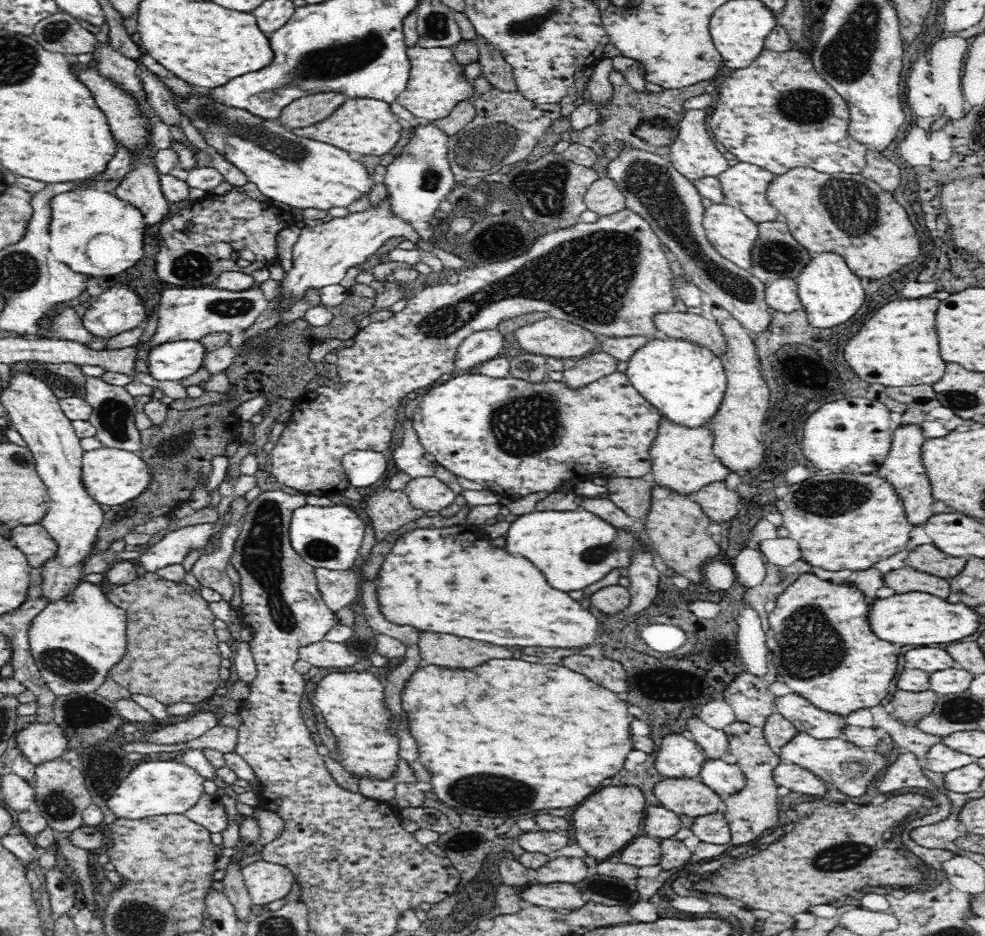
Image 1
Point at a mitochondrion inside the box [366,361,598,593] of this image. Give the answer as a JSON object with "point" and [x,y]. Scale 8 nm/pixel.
{"point":[526,426]}

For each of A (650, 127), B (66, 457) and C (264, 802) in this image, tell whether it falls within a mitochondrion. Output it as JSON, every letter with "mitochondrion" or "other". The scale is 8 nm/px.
{"A":"mitochondrion","B":"other","C":"other"}

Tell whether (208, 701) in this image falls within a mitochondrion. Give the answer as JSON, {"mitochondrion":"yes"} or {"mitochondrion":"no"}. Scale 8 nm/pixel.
{"mitochondrion":"no"}

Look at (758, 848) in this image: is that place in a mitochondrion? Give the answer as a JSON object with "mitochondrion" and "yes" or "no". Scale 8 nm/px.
{"mitochondrion":"no"}

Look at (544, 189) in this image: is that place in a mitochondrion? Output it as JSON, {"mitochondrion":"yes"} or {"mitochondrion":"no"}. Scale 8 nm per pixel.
{"mitochondrion":"yes"}

